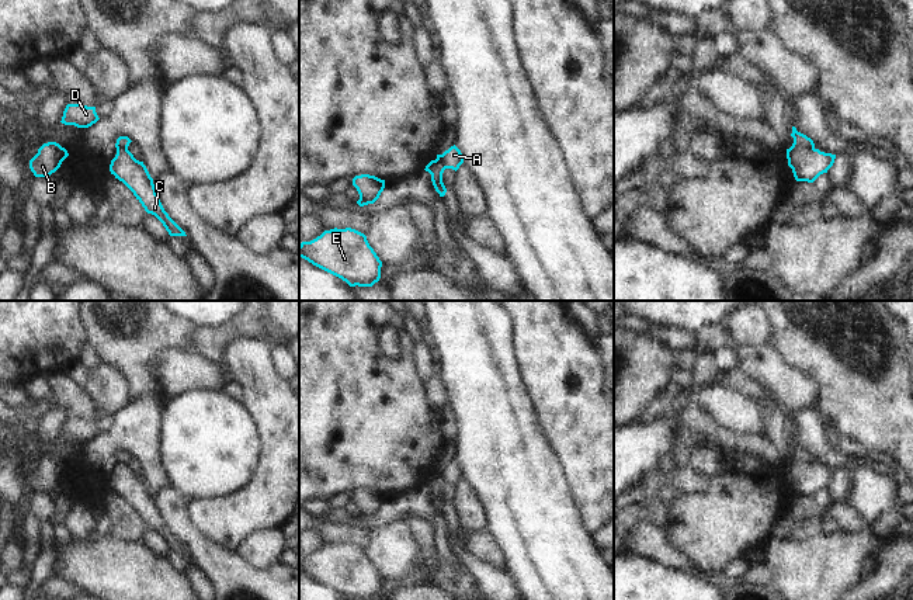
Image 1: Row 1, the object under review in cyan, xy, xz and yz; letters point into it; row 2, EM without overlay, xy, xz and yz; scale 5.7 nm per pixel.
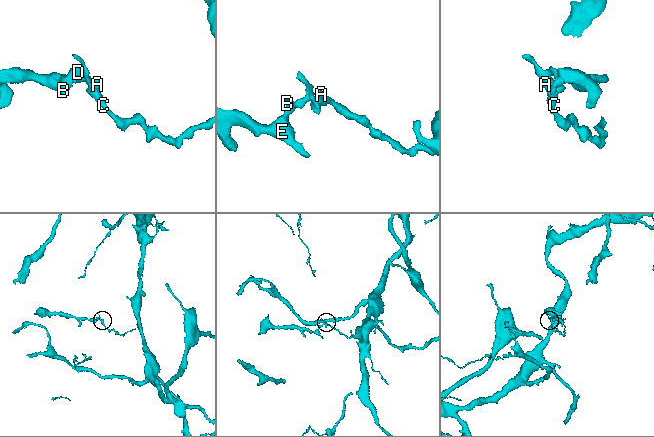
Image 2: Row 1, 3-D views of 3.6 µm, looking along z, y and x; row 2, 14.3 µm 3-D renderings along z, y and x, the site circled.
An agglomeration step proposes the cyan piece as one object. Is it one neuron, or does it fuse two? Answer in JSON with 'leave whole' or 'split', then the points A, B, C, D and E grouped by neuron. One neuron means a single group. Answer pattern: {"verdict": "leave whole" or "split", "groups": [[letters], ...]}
{"verdict": "split", "groups": [["A", "C"], ["B", "D", "E"]]}

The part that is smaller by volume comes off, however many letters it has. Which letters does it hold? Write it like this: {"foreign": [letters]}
{"foreign": ["B", "D", "E"]}

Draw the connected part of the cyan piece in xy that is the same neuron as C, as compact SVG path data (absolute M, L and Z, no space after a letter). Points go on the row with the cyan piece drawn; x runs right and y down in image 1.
M117 149L110 171L133 193L147 214L155 215L163 223L170 236L187 236L164 211L143 162L136 160L128 149Z

